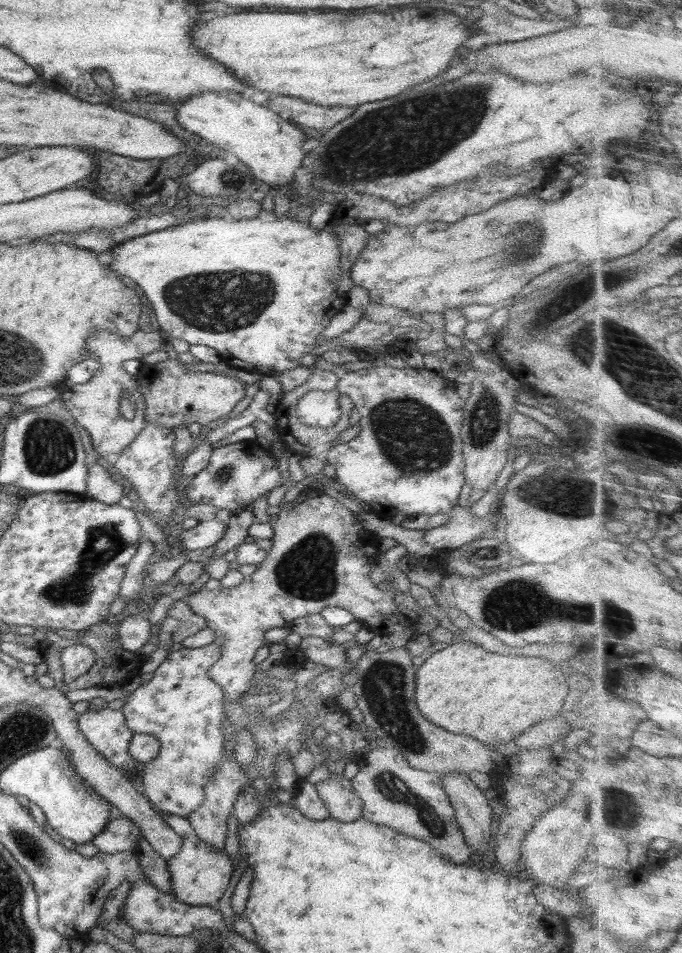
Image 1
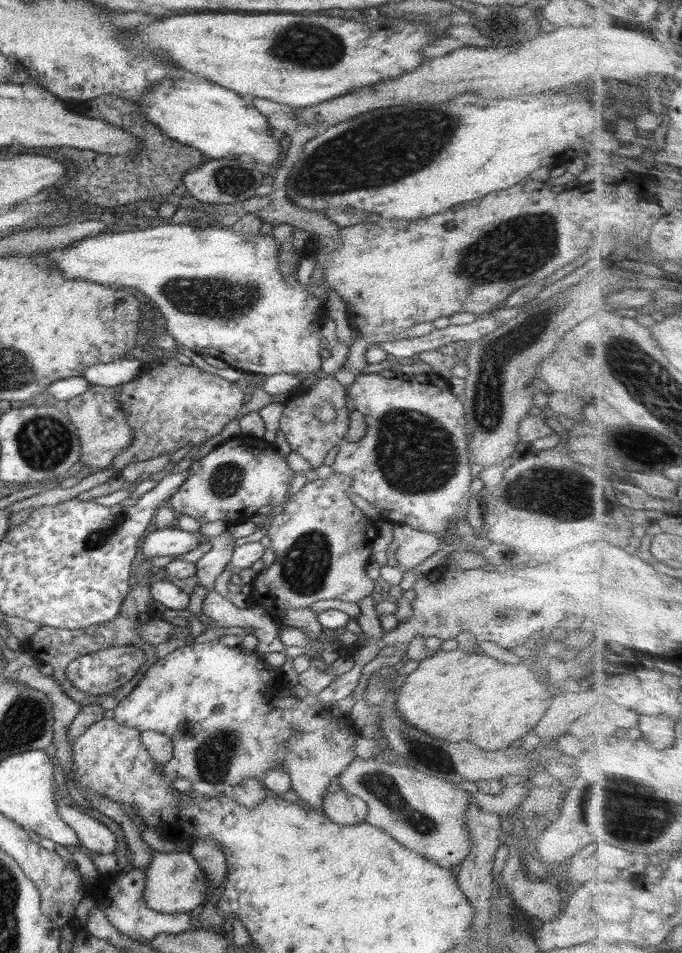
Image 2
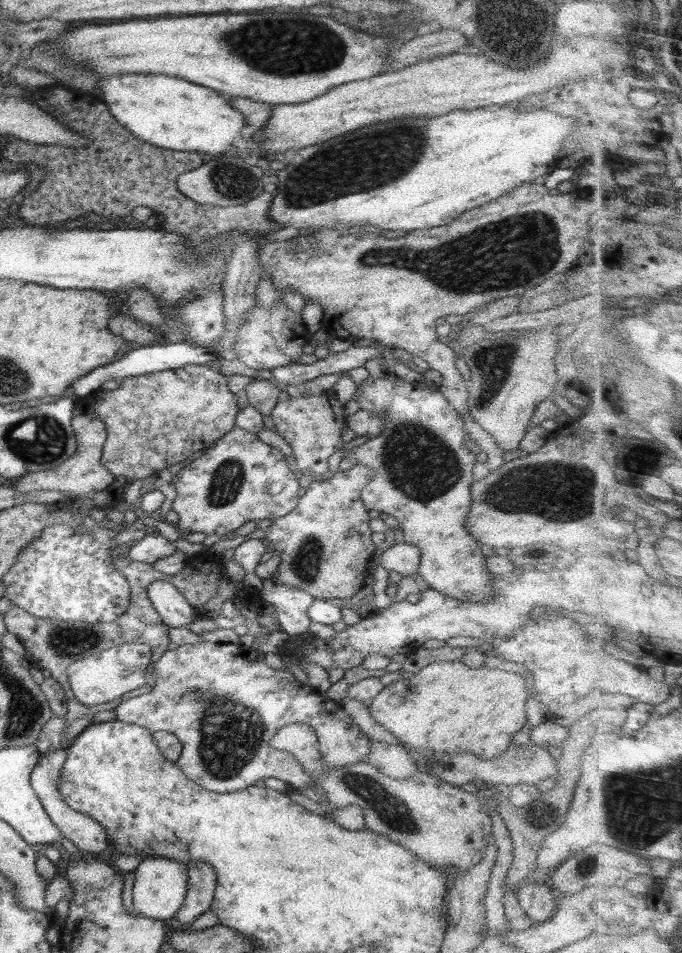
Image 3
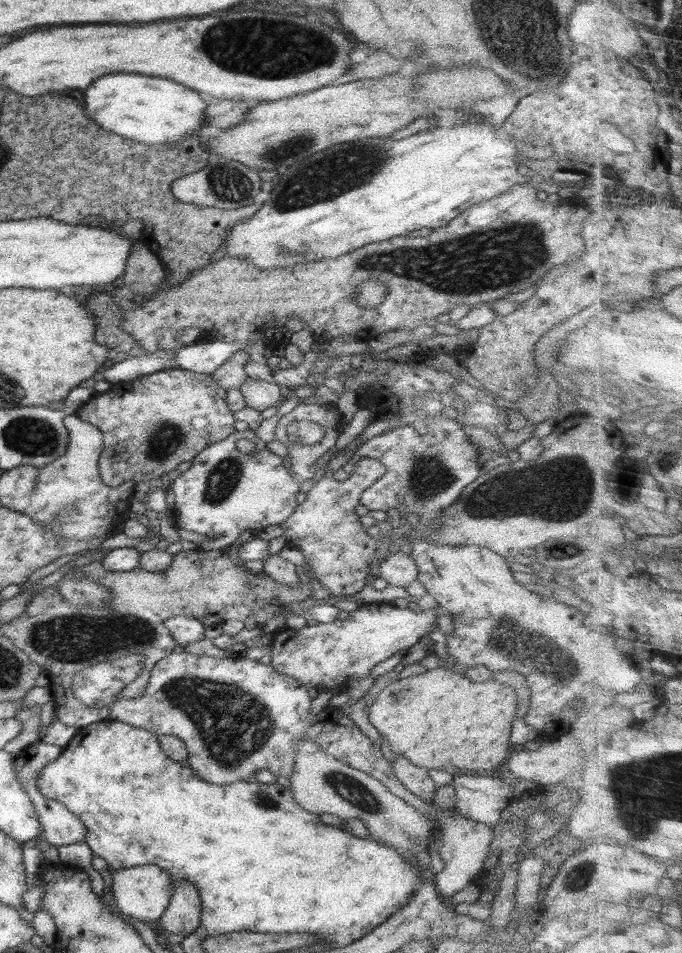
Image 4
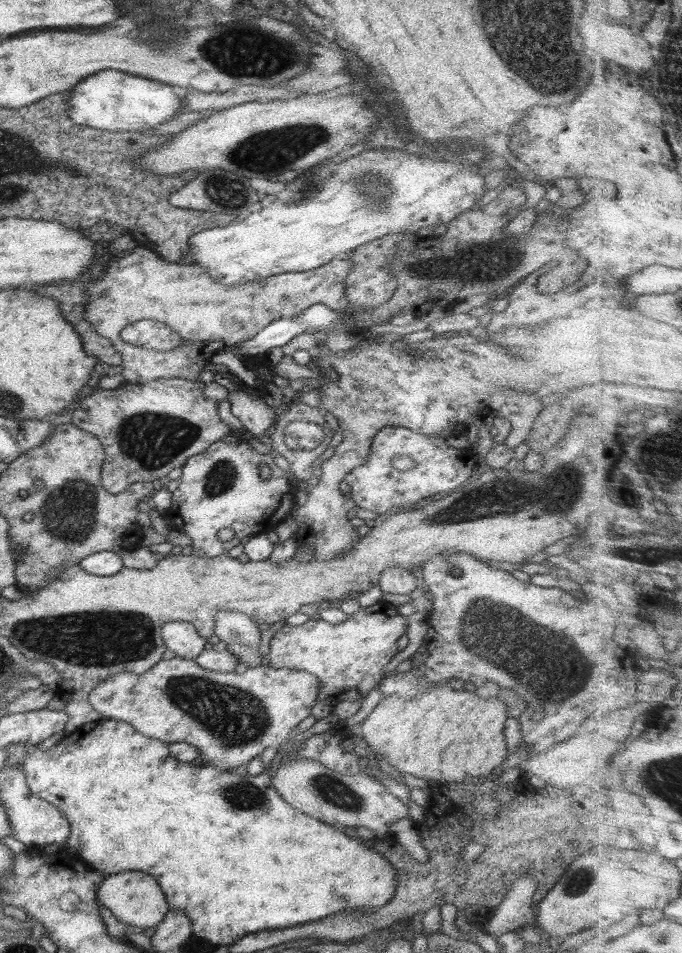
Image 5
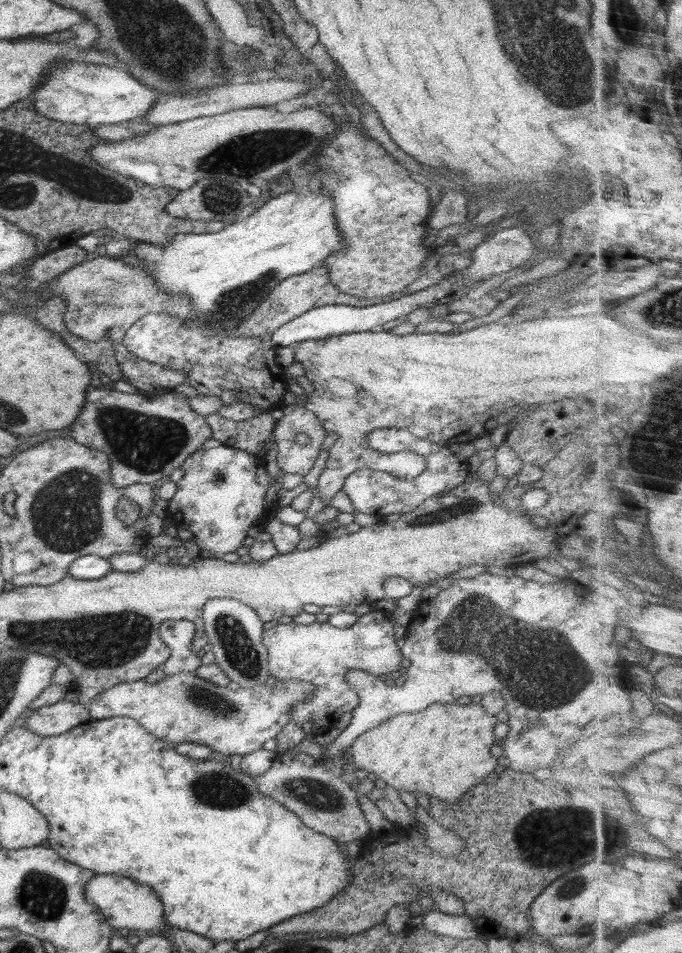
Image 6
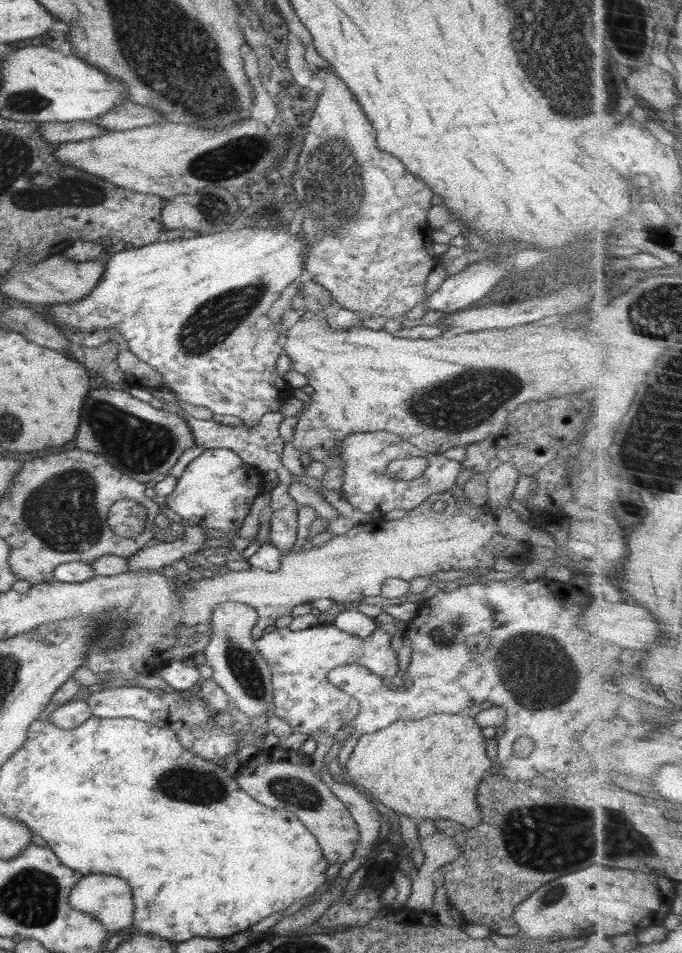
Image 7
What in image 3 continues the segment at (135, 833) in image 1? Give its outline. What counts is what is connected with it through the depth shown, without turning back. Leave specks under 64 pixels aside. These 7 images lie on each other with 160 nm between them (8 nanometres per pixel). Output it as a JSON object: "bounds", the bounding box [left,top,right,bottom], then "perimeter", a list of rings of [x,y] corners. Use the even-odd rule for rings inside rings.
{"bounds":[30,748,109,853],"perimeter":[[[58,748],[58,750],[52,750],[41,756],[36,764],[36,768],[32,770],[30,774],[30,785],[36,793],[36,797],[42,803],[44,811],[52,820],[52,823],[60,829],[60,833],[64,838],[67,838],[70,843],[74,843],[80,850],[86,850],[86,852],[99,853],[102,850],[108,848],[109,842],[107,839],[106,829],[102,827],[96,820],[78,812],[74,811],[74,808],[70,808],[68,804],[62,799],[60,795],[60,776],[62,776],[63,766],[67,760],[67,752],[64,748]]]}

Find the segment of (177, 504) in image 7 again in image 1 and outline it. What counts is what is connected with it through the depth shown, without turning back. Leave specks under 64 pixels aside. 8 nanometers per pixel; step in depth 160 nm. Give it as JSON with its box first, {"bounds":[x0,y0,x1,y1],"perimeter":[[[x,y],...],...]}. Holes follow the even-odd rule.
{"bounds":[186,440,285,513],"perimeter":[[[244,440],[214,448],[208,464],[193,476],[186,487],[186,496],[189,498],[186,504],[212,504],[219,510],[226,508],[232,513],[264,495],[268,496],[271,490],[285,485],[285,482],[272,453],[255,440]]]}

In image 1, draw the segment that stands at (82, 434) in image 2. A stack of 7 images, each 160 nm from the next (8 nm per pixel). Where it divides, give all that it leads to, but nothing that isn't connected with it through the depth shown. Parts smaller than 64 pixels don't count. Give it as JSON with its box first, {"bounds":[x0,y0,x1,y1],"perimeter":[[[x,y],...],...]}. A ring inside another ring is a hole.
{"bounds":[60,324,164,458],"perimeter":[[[155,324],[147,325],[142,330],[138,328],[132,337],[124,338],[112,336],[112,333],[106,331],[106,328],[95,327],[90,331],[90,335],[86,339],[86,350],[88,350],[90,358],[101,364],[101,369],[83,385],[66,387],[61,392],[60,399],[74,420],[88,431],[92,438],[92,446],[100,456],[106,458],[108,454],[121,454],[146,426],[146,419],[144,419],[146,405],[144,405],[144,397],[139,391],[139,382],[135,379],[135,375],[128,374],[124,370],[123,362],[132,359],[141,360],[147,354],[161,350],[164,345]],[[123,390],[127,390],[131,394],[136,405],[136,416],[133,420],[126,420],[120,415],[120,394]]]}

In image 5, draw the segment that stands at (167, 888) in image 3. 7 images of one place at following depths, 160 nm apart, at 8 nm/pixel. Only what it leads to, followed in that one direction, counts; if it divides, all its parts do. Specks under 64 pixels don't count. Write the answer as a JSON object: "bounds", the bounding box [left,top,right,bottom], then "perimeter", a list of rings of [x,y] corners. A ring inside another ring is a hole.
{"bounds":[97,870,169,932],"perimeter":[[[126,870],[118,874],[105,875],[97,891],[97,901],[108,908],[120,922],[130,926],[131,930],[149,932],[163,922],[169,911],[165,895],[157,880],[141,870]]]}

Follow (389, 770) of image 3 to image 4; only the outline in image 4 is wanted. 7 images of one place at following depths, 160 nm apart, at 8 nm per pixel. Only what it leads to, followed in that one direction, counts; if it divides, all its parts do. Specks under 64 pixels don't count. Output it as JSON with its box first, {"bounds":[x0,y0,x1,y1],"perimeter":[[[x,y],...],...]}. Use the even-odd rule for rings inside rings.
{"bounds":[390,754,436,801],"perimeter":[[[394,754],[395,761],[390,762],[394,776],[402,782],[402,786],[416,797],[426,801],[435,797],[436,785],[429,776],[428,770],[410,763],[402,754]]]}

